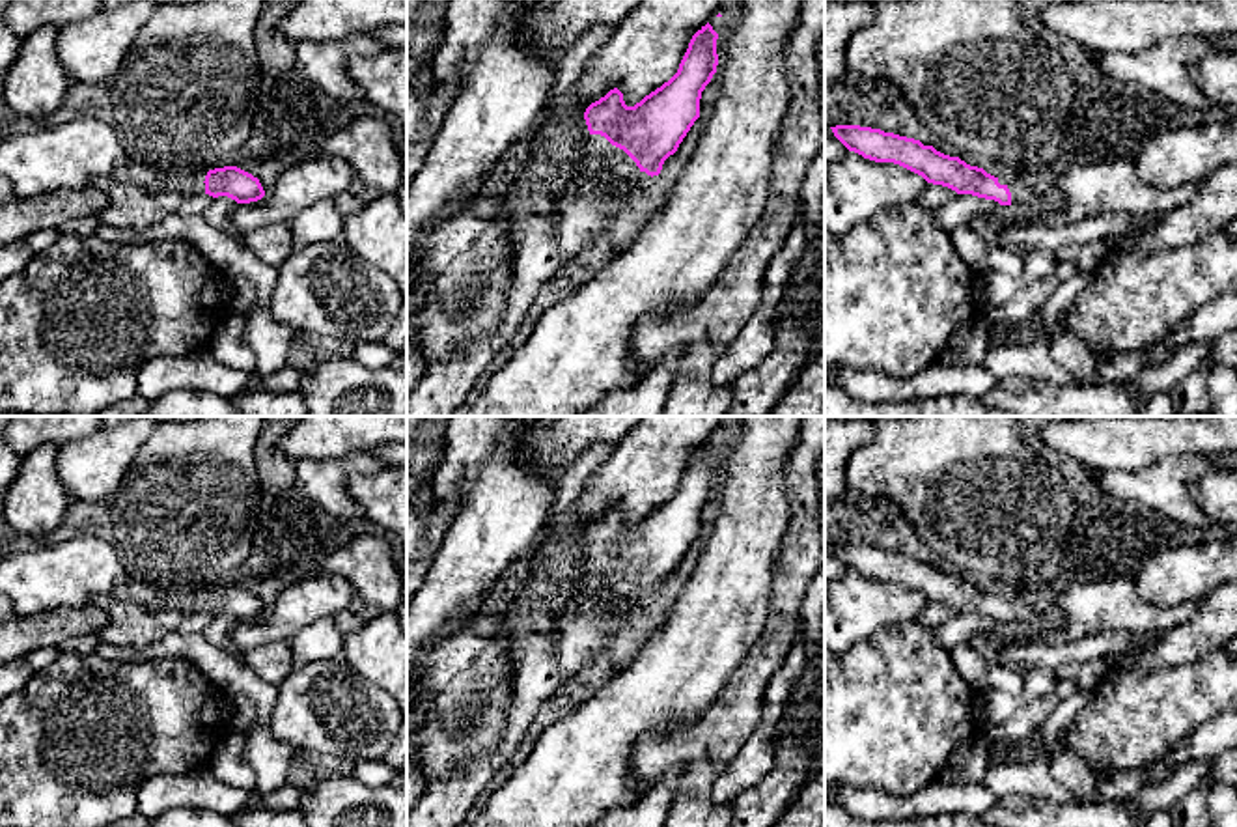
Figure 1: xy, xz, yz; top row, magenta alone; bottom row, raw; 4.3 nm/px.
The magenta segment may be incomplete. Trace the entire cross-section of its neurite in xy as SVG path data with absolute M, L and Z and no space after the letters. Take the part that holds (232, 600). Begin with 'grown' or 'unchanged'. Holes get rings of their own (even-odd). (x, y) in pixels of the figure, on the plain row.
grown | M237 584L215 586L190 596L177 594L153 596L149 603L153 609L175 609L183 614L188 612L209 612L213 616L228 614L237 622L257 620L265 614L259 597Z

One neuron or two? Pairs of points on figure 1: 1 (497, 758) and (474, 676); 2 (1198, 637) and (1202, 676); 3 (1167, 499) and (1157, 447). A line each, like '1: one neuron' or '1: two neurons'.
1: two neurons
2: two neurons
3: two neurons

